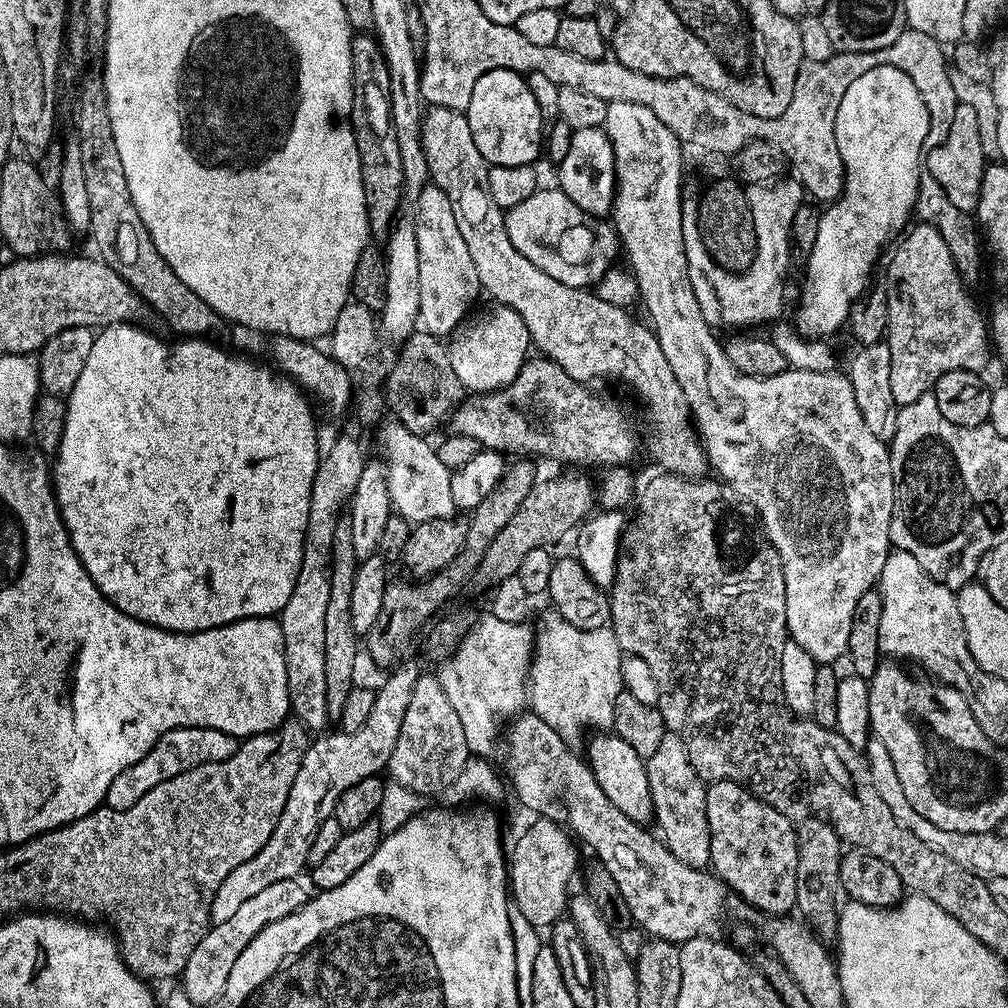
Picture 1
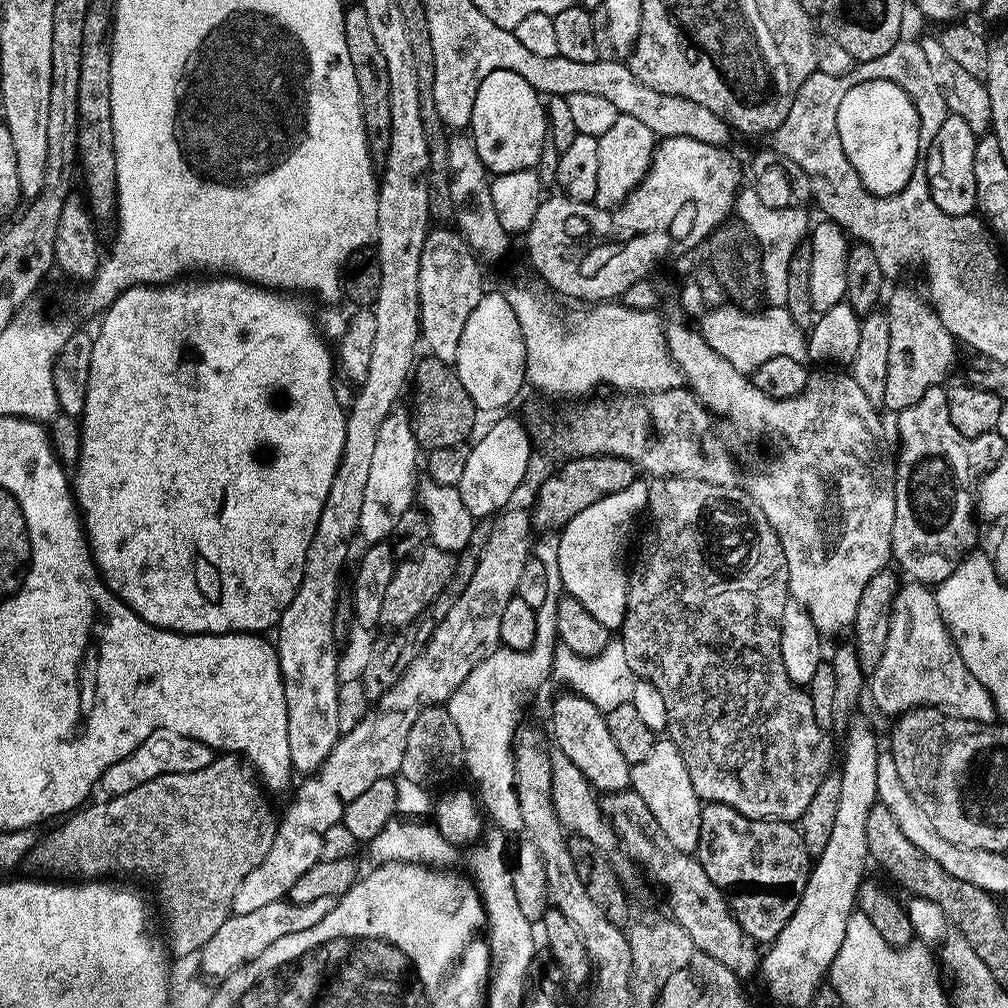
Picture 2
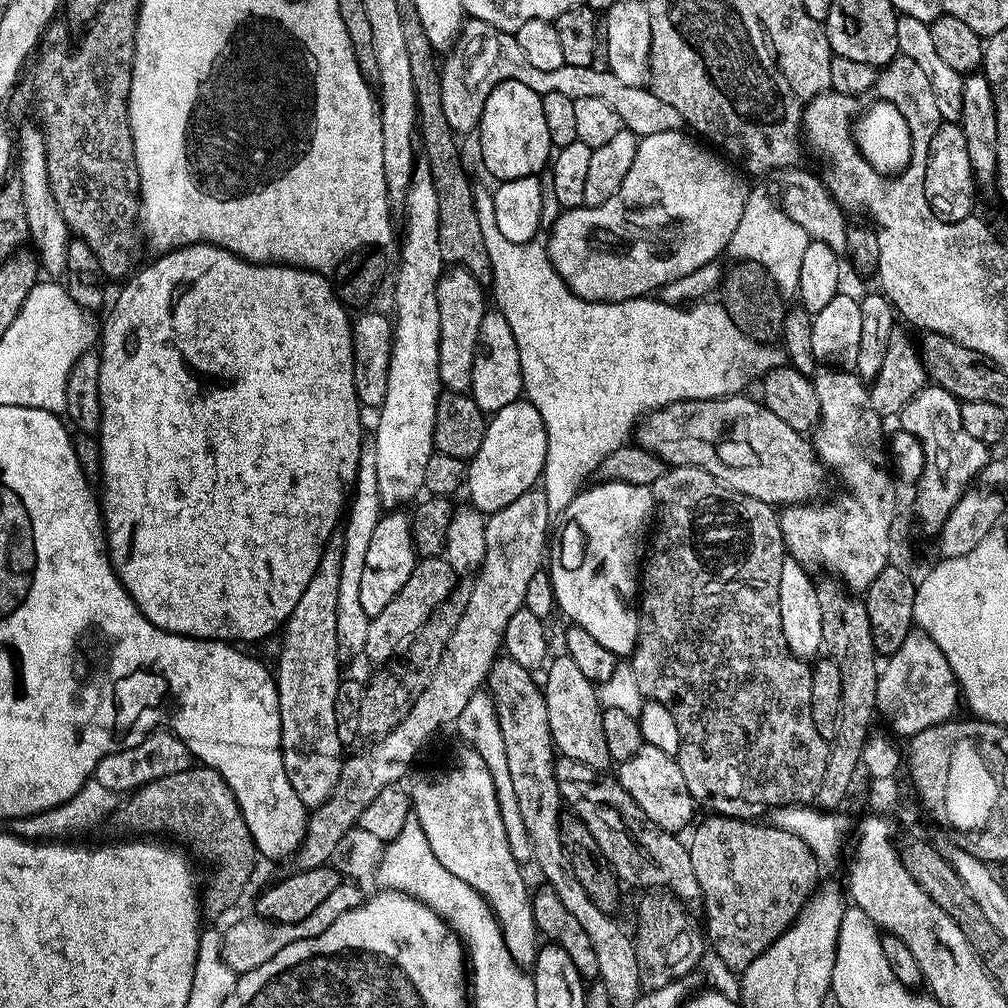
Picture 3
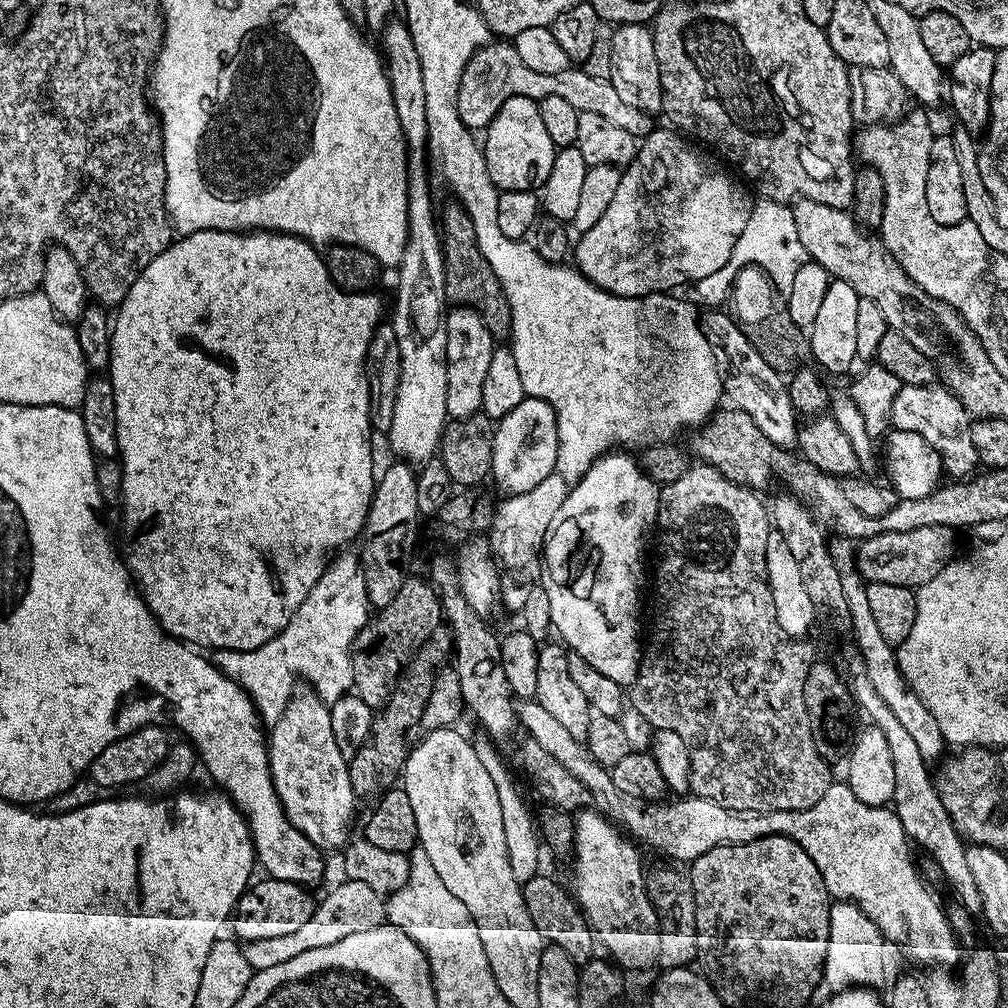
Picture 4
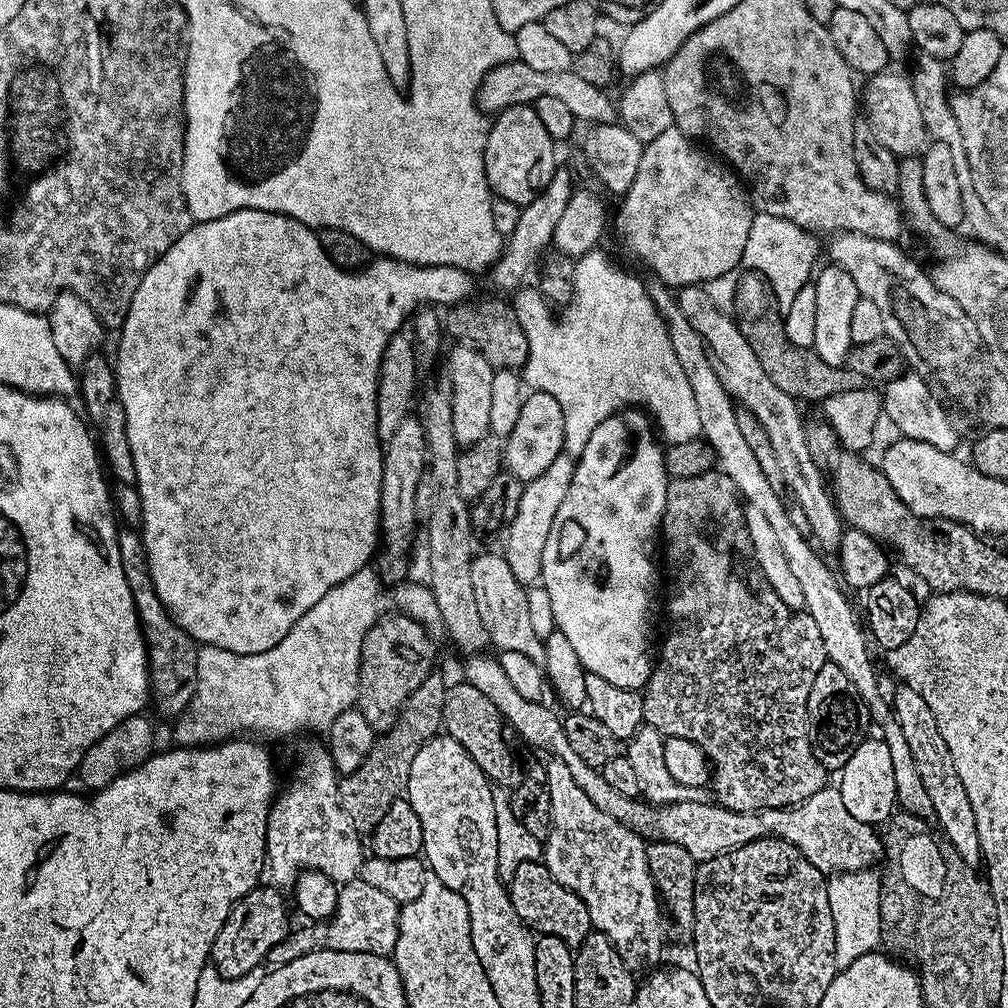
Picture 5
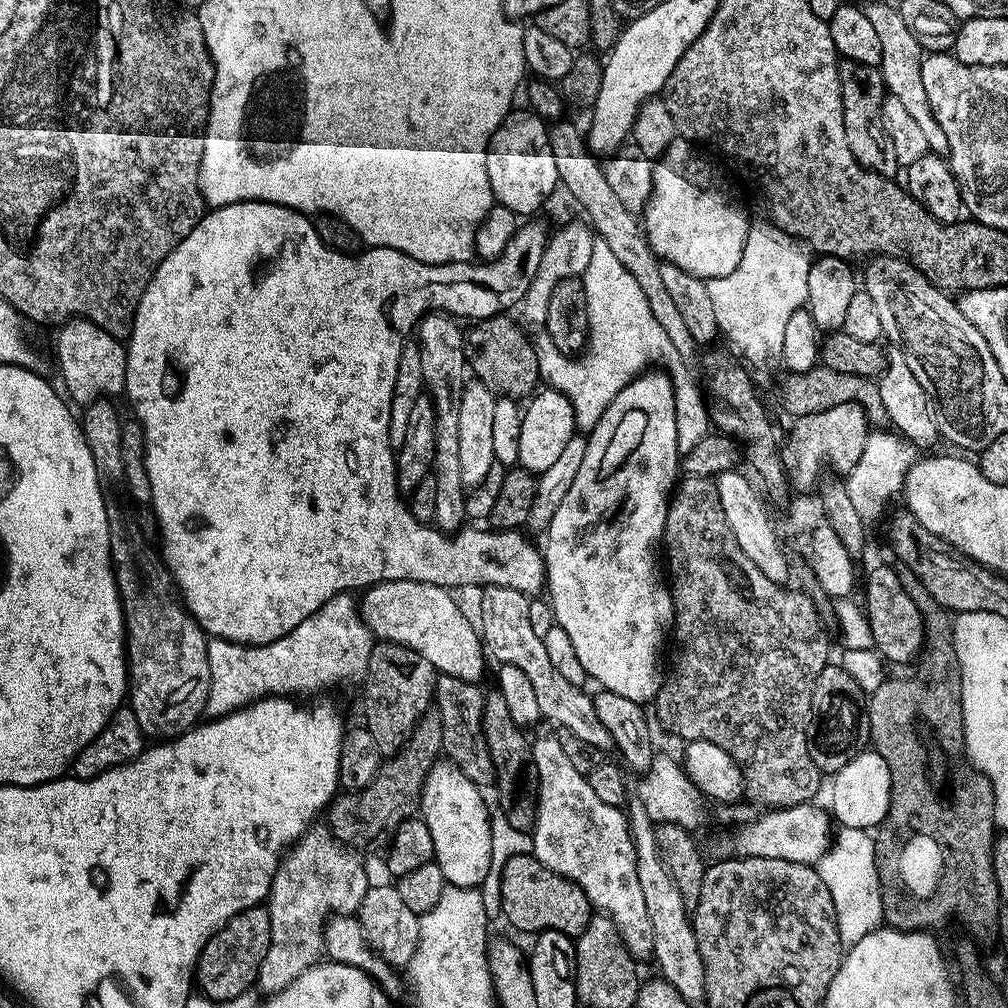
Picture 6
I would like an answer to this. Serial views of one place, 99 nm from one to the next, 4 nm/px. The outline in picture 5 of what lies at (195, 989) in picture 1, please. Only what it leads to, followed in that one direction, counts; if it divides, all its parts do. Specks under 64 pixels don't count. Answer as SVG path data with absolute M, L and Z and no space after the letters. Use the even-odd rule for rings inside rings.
M359 878L347 881L339 893L336 913L326 921L328 929L324 929L324 926L308 926L312 928L293 931L288 939L278 942L278 946L268 951L267 963L272 966L288 964L307 952L317 951L324 939L328 939L327 947L333 952L373 952L376 956L391 957L400 934L401 905L396 904L394 898L388 897L384 891Z

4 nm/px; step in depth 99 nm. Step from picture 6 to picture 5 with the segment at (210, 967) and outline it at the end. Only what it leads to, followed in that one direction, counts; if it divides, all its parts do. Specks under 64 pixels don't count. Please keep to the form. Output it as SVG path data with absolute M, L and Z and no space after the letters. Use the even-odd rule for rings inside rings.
M257 886L251 888L237 904L232 907L222 930L212 943L211 963L226 978L240 978L250 970L261 967L267 961L268 951L278 942L288 939L288 908L281 893L275 887Z

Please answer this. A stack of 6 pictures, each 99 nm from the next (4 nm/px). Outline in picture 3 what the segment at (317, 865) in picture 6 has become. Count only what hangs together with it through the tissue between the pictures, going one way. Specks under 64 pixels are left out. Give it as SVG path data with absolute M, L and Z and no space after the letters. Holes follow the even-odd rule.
M336 538L329 539L324 546L324 553L318 562L318 568L314 570L314 576L310 578L310 584L306 586L306 590L302 590L302 598L298 598L298 606L294 606L294 610L290 614L290 618L284 623L282 629L282 637L284 636L284 645L280 648L280 661L277 662L276 668L274 664L274 675L276 678L276 689L278 690L278 710L280 711L280 749L282 750L282 766L286 768L286 778L290 778L290 786L294 788L294 794L298 794L298 798L304 803L305 809L315 810L321 804L327 802L332 797L332 792L336 788L336 783L340 777L340 765L342 763L342 745L338 738L338 730L336 729L336 719L334 718L334 698L338 694L338 686L342 679L340 666L336 662L336 644L338 645L338 637L336 634L336 606L338 604L338 578L342 570L342 554L344 547L341 541Z

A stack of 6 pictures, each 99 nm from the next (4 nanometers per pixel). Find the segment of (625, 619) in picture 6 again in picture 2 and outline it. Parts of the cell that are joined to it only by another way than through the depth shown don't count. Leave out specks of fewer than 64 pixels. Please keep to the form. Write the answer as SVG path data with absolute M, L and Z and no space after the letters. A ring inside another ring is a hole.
M638 478L630 486L626 486L626 490L618 490L614 494L610 494L606 498L602 498L602 502L594 502L594 506L586 506L586 510L582 510L582 514L574 514L574 518L570 518L570 522L565 528L559 529L558 537L560 541L556 544L556 568L560 571L560 580L564 583L563 591L567 595L573 596L578 602L582 602L582 606L586 606L586 610L590 610L590 614L602 624L602 626L609 630L619 629L620 625L624 623L624 615L626 614L626 598L628 597L628 574L629 569L626 567L626 560L624 564L624 551L628 548L628 535L632 532L632 527L636 524L636 515L643 513L648 507L648 486L649 481L644 478Z

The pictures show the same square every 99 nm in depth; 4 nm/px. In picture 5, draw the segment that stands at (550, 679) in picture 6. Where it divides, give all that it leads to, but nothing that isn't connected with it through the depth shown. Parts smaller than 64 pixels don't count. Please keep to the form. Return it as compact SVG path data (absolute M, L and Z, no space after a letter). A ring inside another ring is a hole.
M499 551L484 552L473 555L470 566L470 579L474 585L474 598L478 598L478 611L482 614L482 626L486 626L486 634L493 645L497 644L501 653L506 651L518 651L526 654L527 658L534 663L543 665L544 663L544 642L534 634L534 629L530 627L530 609L526 606L528 593L525 585L520 584L514 578L514 570L506 562L506 558Z

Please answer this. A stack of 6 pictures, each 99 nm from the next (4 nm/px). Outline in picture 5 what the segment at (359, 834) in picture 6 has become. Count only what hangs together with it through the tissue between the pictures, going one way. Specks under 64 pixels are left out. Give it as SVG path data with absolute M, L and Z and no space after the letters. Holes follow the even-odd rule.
M433 674L410 694L410 698L404 703L400 717L394 722L390 731L377 735L370 754L366 754L366 762L354 770L354 774L343 777L340 780L340 805L342 810L350 818L354 830L362 834L371 834L382 822L386 810L394 801L405 795L408 779L410 778L410 766L414 758L426 742L430 742L441 731L444 723L444 703L448 697L448 688L439 674Z

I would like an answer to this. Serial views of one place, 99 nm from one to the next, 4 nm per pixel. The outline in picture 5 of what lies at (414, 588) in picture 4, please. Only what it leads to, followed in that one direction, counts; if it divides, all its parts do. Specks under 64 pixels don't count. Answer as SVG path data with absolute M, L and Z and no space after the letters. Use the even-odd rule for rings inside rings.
M381 615L377 619L376 625L370 629L362 642L360 655L360 697L356 700L355 707L360 709L362 718L370 722L370 726L377 734L383 734L392 729L410 694L414 694L414 690L418 690L418 686L422 686L422 682L426 682L426 678L433 675L432 663L436 660L436 648L428 637L431 636L429 629L409 616L391 615Z

